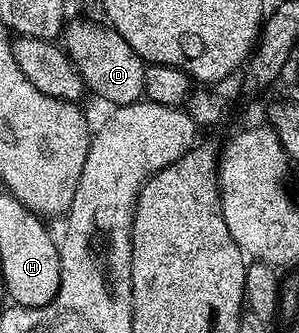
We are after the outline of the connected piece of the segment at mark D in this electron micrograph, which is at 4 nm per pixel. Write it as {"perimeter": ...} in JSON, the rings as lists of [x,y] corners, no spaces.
{"perimeter":[[[69,19],[62,33],[62,47],[91,91],[93,88],[112,106],[133,104],[144,96],[146,61],[132,49],[126,38],[122,38],[122,34],[101,24],[95,24],[92,20]]]}

